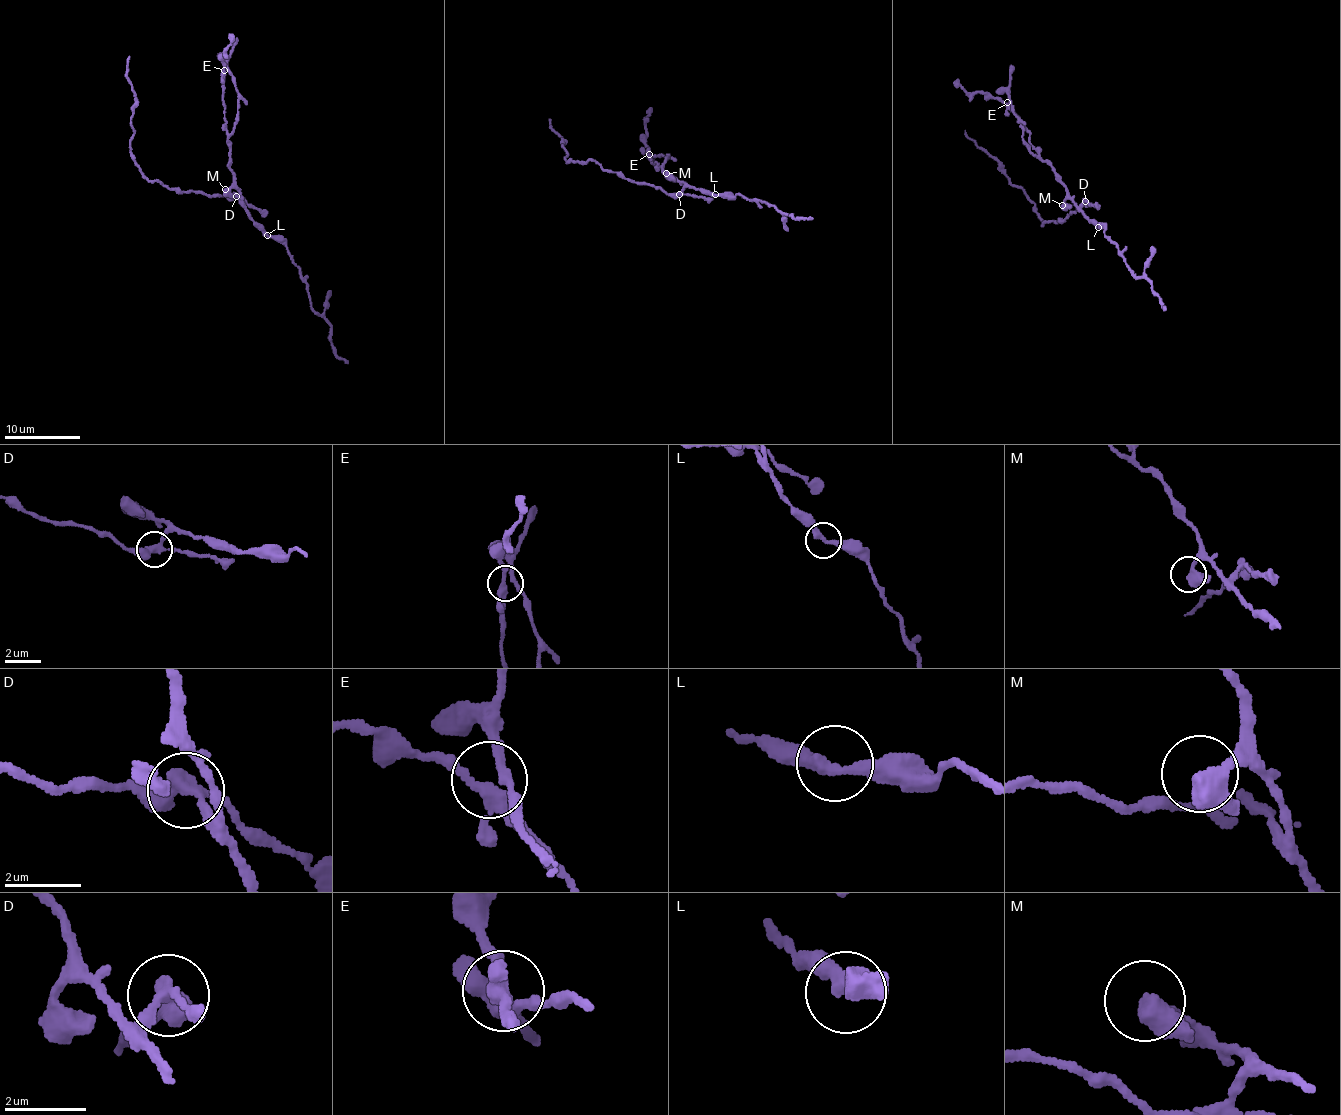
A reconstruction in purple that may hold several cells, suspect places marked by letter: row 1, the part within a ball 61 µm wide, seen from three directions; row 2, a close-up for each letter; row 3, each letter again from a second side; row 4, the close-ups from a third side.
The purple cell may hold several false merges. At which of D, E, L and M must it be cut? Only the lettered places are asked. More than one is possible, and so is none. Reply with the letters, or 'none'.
D

